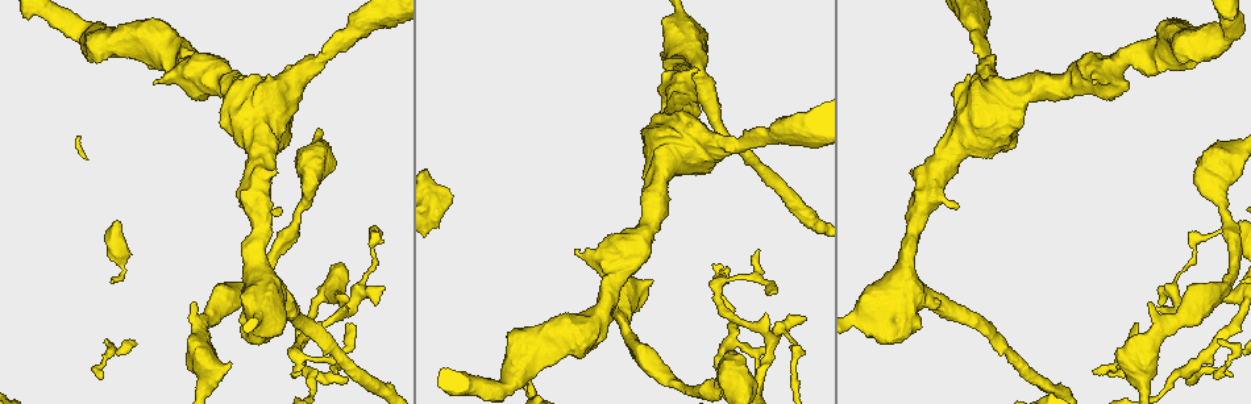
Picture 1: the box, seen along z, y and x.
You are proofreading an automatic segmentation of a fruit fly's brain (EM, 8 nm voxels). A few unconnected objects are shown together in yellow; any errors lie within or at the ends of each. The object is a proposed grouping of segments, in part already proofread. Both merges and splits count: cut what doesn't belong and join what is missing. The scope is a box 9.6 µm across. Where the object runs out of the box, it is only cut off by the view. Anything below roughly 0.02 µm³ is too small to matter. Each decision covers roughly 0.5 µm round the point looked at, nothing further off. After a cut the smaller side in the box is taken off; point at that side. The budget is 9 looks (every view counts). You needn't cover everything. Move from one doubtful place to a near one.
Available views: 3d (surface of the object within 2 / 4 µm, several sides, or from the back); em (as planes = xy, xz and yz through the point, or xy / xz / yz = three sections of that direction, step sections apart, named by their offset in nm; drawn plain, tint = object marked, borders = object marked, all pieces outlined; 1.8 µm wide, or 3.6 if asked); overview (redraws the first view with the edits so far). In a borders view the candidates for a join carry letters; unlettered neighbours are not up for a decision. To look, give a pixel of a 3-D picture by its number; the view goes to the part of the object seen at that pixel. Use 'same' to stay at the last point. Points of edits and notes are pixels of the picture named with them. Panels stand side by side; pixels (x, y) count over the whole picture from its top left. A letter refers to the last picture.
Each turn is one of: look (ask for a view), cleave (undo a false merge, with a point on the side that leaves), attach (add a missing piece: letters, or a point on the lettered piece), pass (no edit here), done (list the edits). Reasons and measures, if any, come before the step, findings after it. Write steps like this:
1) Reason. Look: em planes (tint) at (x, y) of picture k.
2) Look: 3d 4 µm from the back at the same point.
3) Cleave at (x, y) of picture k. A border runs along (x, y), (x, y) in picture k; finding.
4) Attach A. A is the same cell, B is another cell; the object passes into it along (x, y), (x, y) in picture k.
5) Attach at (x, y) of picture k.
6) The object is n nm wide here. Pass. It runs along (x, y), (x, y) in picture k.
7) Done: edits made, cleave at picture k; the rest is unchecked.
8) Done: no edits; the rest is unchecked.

Free end. Look: 3d 4 µm at (617, 308) of picture 1.

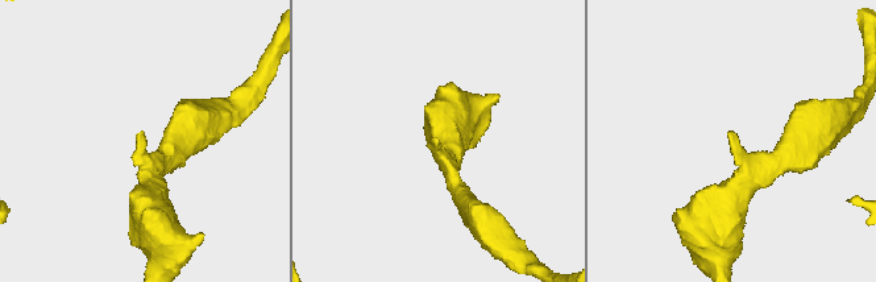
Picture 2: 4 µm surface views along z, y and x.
Now the EM. Look: em xz step 4 (borders) at (144, 132) of picture 2.

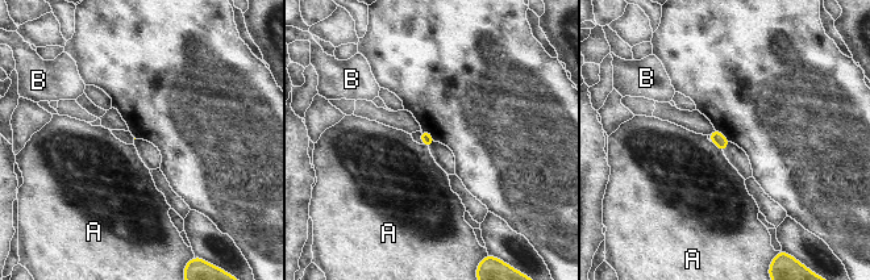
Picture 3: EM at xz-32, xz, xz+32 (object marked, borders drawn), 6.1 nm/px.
Look: em planes (borders) at the same point.

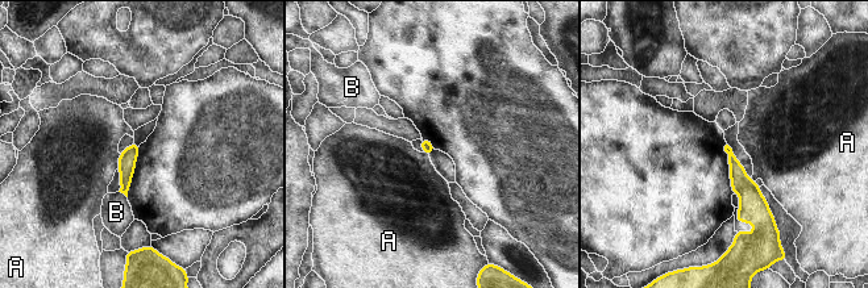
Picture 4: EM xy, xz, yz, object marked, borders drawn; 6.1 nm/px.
Pass. A and B are other cells; a border runs along (120, 154), (117, 167) in picture 4; none of them fits.

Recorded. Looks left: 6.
A fork. Look: em xy step 8 (borders) at (351, 312) of picture 1.

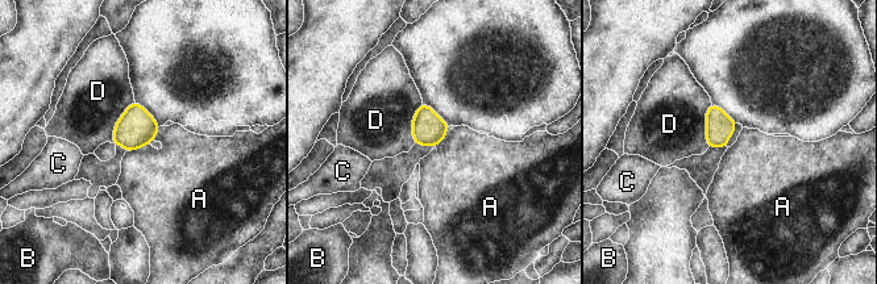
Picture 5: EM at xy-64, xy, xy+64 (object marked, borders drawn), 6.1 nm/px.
The longest contact is with D, 280 nm. Pass. A, B, C and D are other cells; a border runs along (149, 143), (127, 151) in picture 5; continuous, no second neuron.

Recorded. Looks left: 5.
A narrow waist. Look: em planes (plain) at (737, 277) of picture 1.

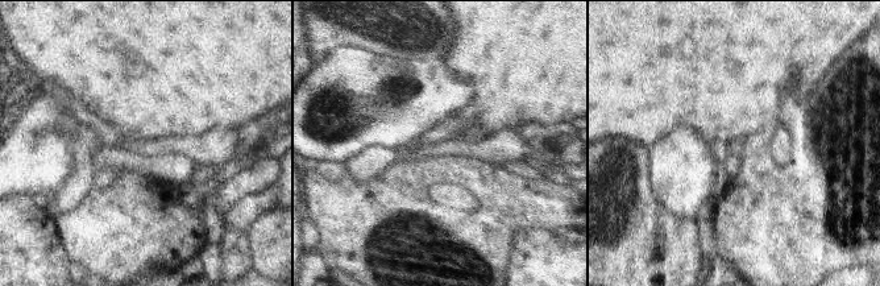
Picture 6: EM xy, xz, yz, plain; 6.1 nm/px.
Look: em planes (tint) at the same point.

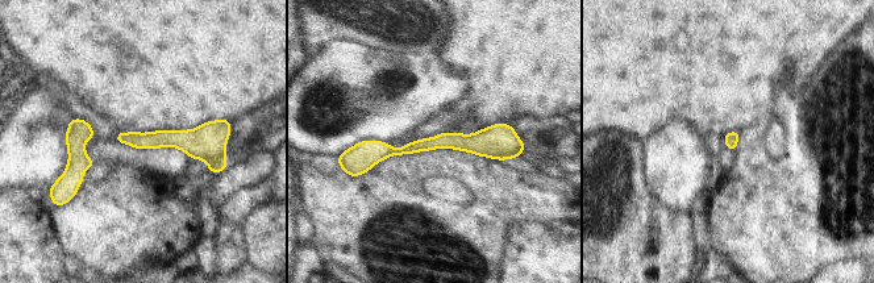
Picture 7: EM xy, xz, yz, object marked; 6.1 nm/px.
Look: em planes (borders) at the same point.

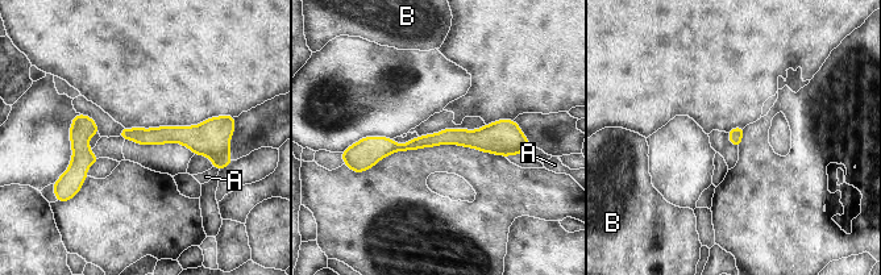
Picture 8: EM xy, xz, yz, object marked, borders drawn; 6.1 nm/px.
The object is 80 nm wide here. Pass. A and B are other cells; one neuron here.

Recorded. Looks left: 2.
Thick end. Look: em 3.6 µm planes (borders) at (957, 207) of picture 1.

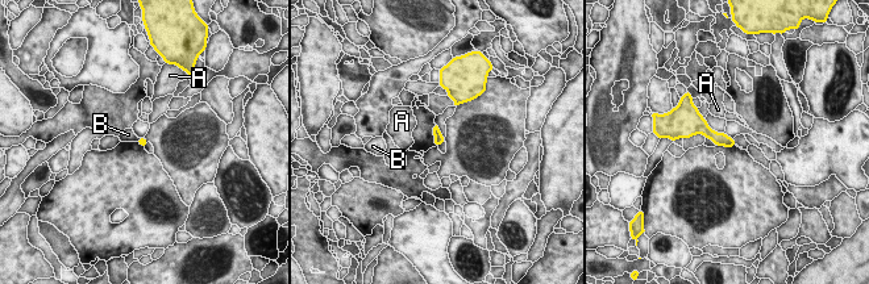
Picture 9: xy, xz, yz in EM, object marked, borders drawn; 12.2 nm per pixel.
Pass. A and B are other cells; a border runs along (705, 118), (714, 130), (723, 133) in picture 9; none of them fits.

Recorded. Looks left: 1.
Done: no edits; the rest is unchecked.

